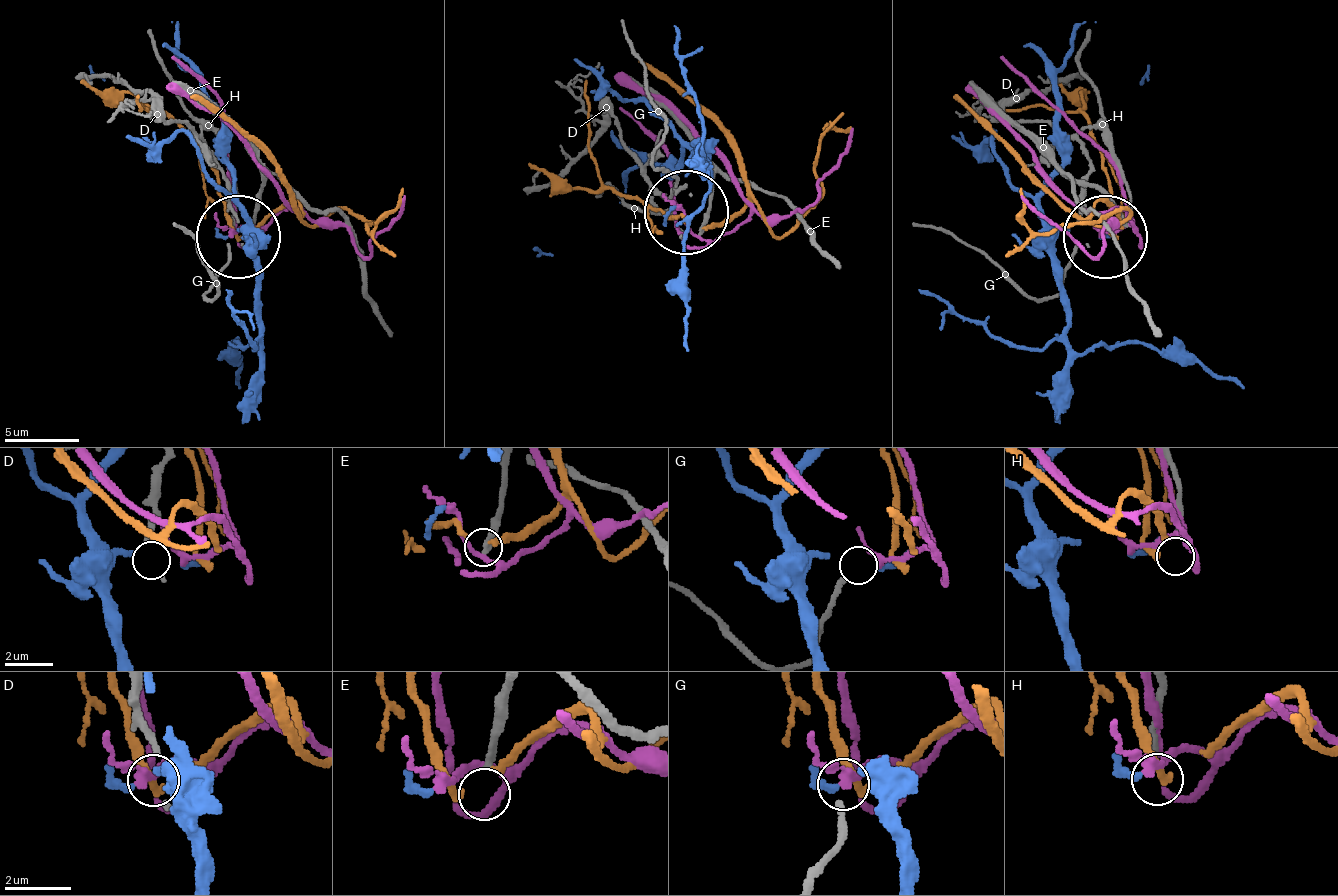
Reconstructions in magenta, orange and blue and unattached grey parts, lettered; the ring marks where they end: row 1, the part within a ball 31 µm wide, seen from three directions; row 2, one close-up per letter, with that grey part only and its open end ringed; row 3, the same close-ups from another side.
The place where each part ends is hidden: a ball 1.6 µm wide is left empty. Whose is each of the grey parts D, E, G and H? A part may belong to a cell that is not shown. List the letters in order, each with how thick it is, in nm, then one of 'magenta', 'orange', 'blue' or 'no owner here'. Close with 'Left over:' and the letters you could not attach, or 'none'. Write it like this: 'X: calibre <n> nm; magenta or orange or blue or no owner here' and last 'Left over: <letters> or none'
D: calibre 200 nm; no owner here
E: calibre 240 nm; no owner here
G: calibre 190 nm; magenta
H: calibre 190 nm; orange
Left over: D, E

